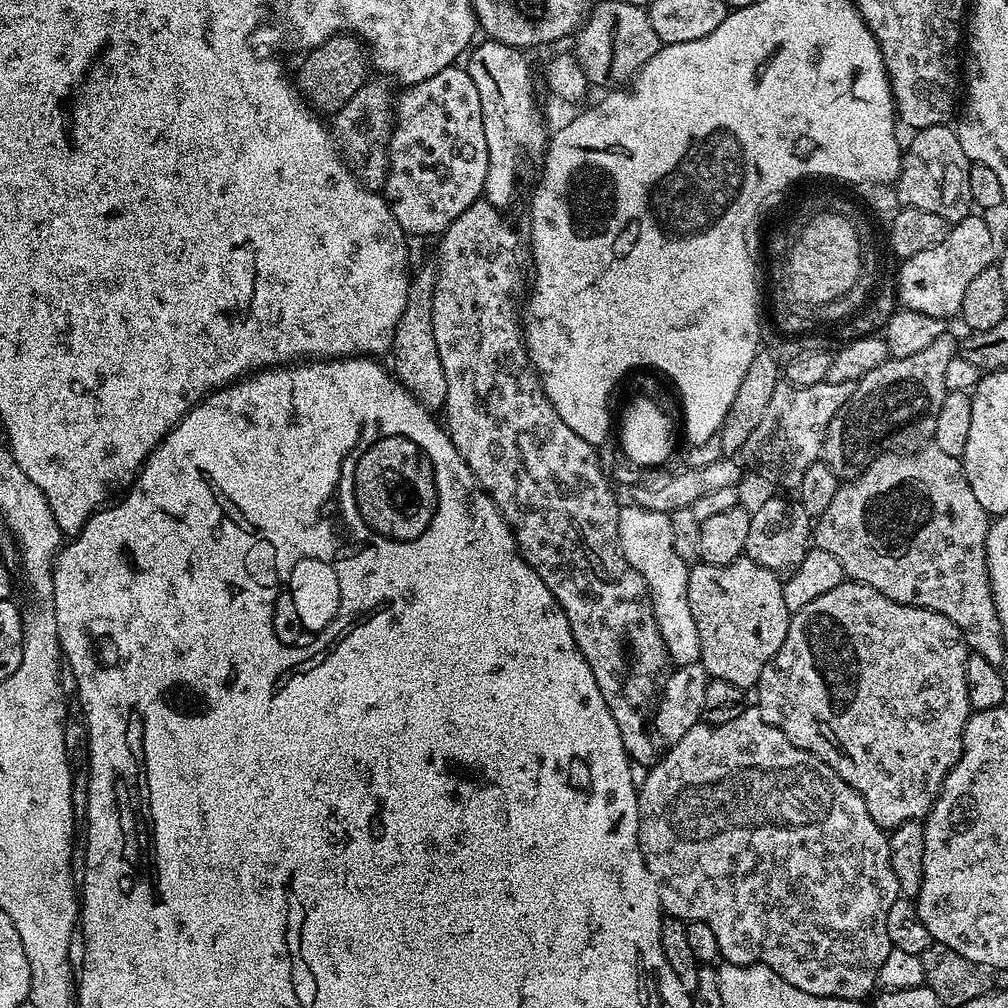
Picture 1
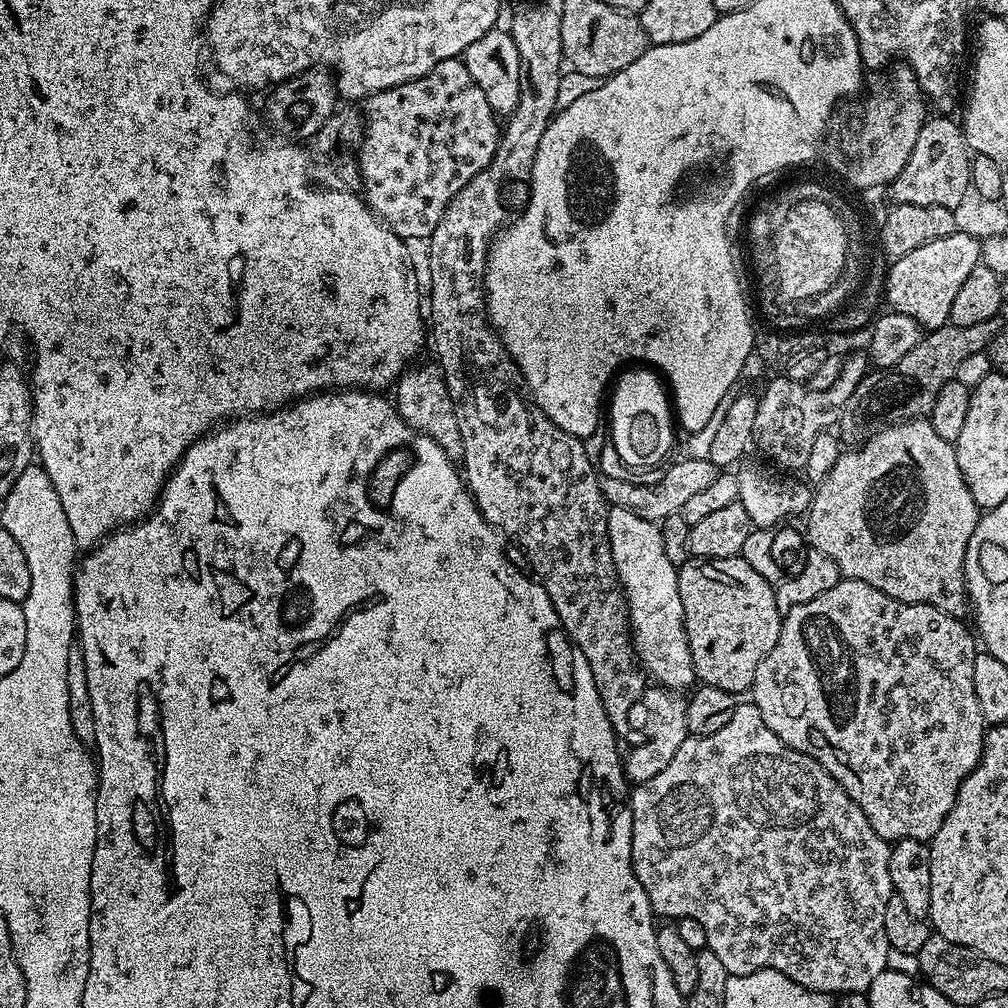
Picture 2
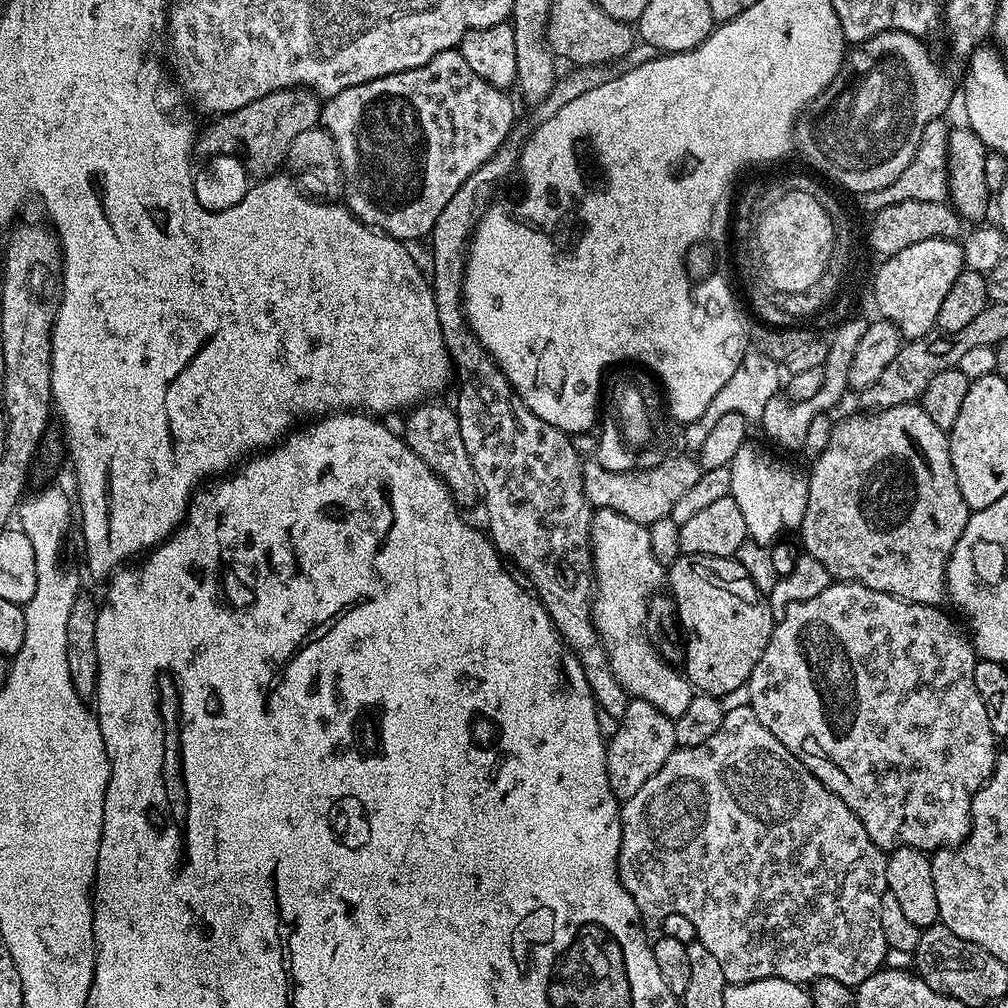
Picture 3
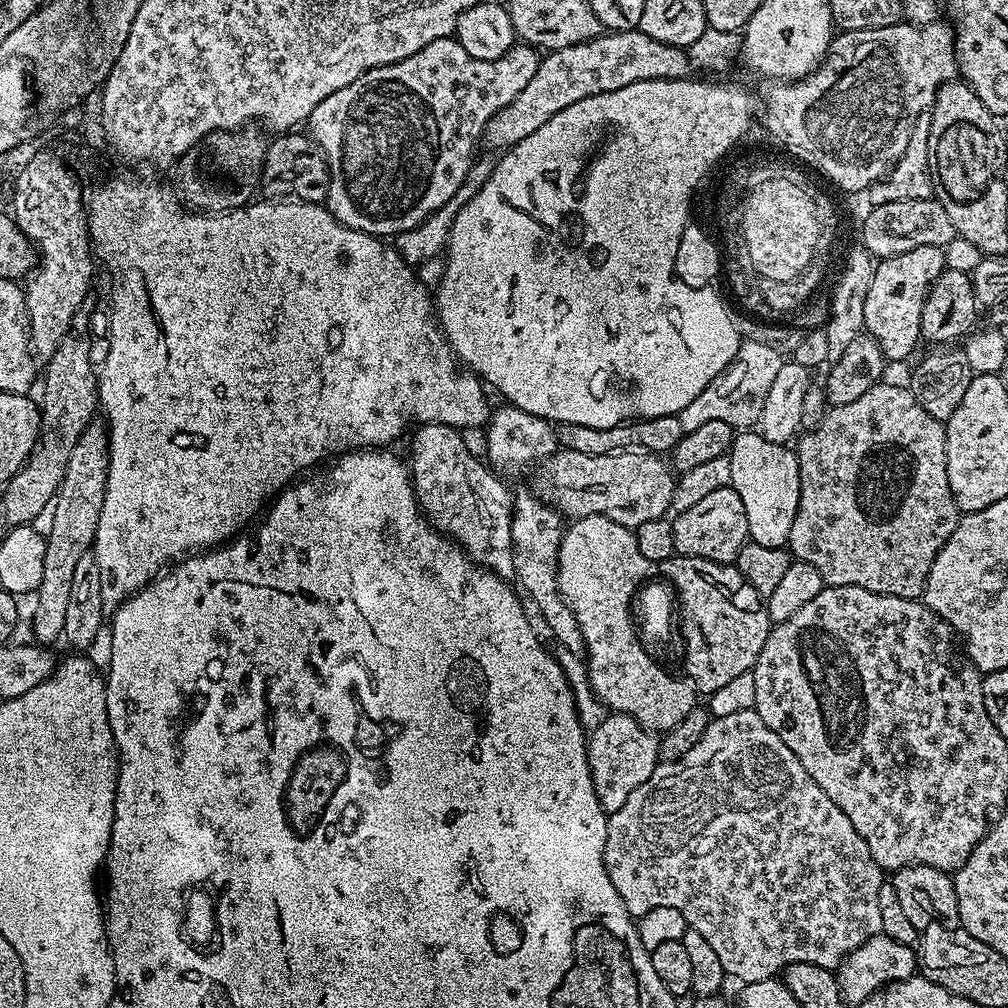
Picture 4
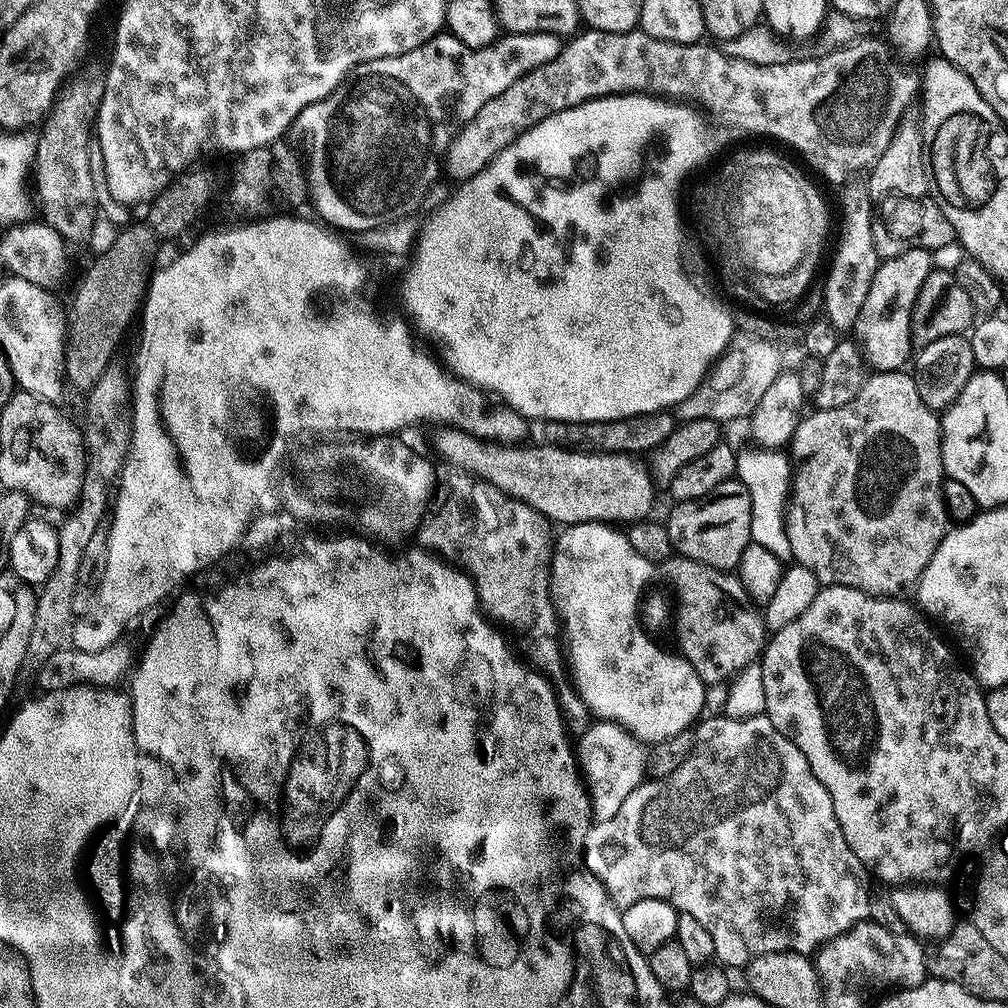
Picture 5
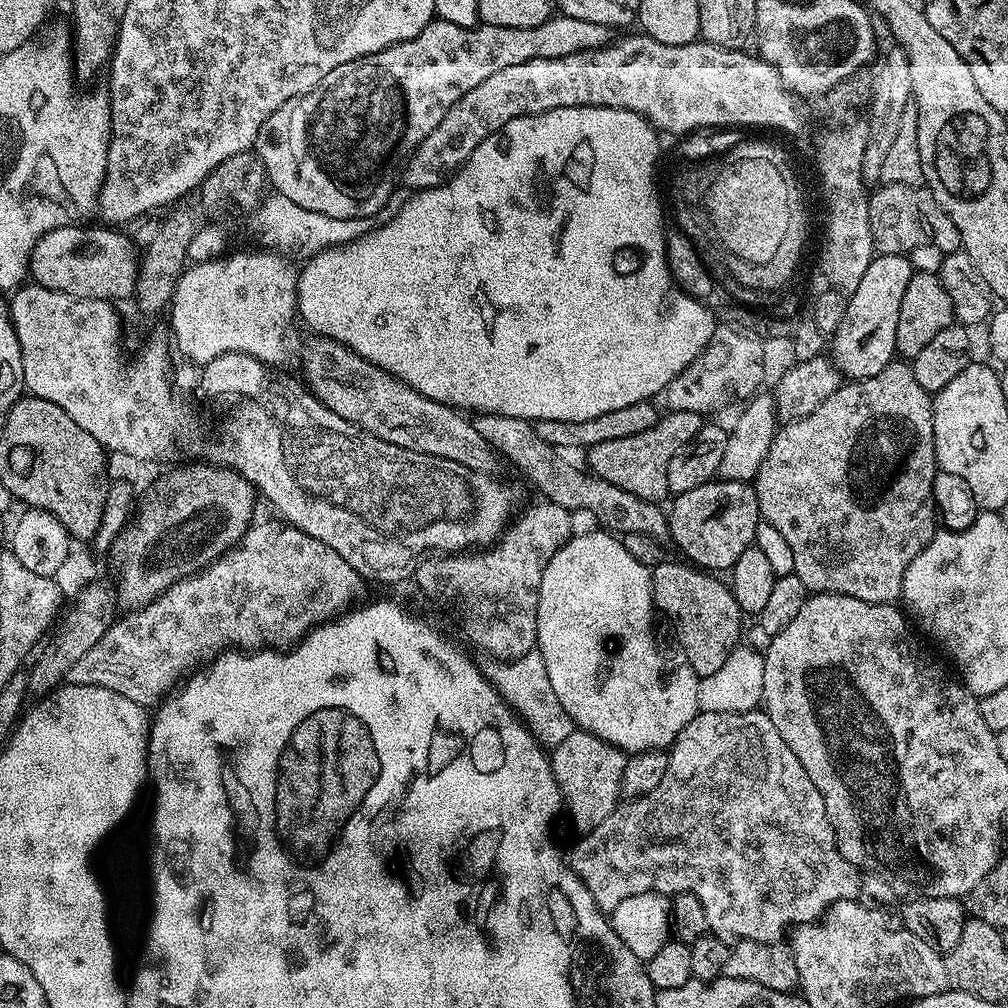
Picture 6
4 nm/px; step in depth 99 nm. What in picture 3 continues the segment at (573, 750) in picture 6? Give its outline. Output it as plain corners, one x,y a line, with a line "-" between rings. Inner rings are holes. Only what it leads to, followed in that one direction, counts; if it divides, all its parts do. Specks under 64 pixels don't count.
629,699
624,715
619,717
620,729
607,741
608,757
606,770
610,778
610,786
616,799
623,802
629,800
670,758
678,745
676,743
676,726
671,716
664,716
645,700

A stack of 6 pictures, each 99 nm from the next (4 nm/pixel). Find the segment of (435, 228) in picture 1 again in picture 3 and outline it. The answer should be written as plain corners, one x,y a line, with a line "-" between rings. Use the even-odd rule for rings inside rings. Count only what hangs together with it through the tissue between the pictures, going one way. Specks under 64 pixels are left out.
449,50
434,54
430,62
426,62
417,68
411,68
405,72
395,72
389,76
379,76
373,80
367,80
365,84
350,86
342,90
337,96
329,96
322,104
322,128
328,135
334,138
336,143
336,153
340,159
340,170
342,173
342,185
344,184
344,200
348,211
358,217
363,224
369,228
374,228
392,236
401,242
408,240
420,240
431,233
434,222
438,214
446,207
446,202
454,198
454,190
478,170
478,166
486,163
491,156
496,153
501,146
513,135
512,123
516,120
516,112
512,109
512,100
508,97
509,93
503,88
496,88
490,82
486,82
466,66
466,58
462,58
459,50

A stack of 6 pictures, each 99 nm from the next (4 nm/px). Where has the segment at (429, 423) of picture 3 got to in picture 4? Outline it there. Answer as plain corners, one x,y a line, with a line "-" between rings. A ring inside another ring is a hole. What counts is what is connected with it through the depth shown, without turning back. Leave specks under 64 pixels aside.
421,424
412,436
410,471
420,509
437,531
459,544
470,559
501,578
513,575
513,493
501,477
464,445
459,431
445,424

